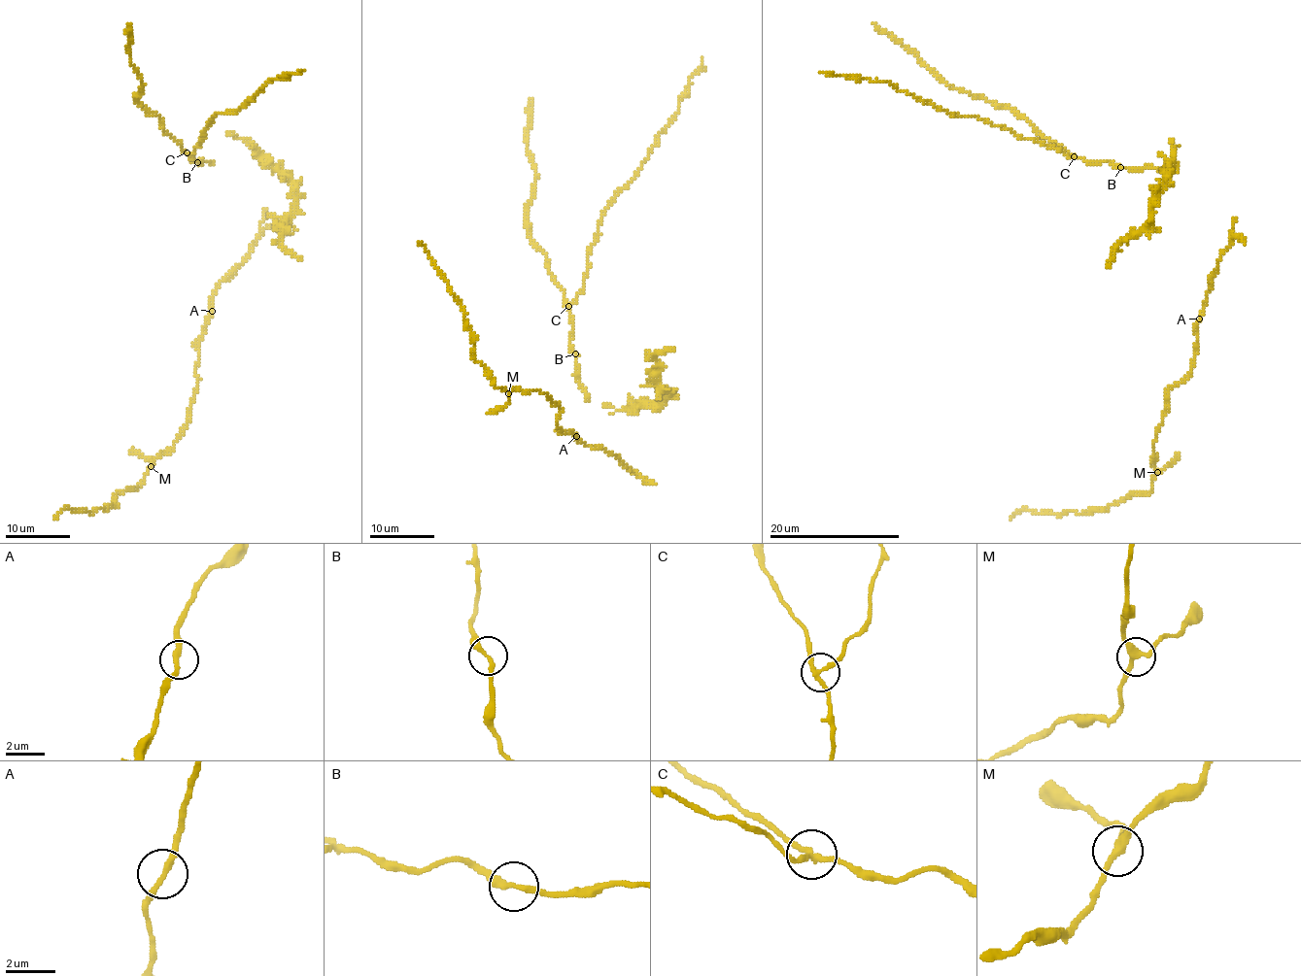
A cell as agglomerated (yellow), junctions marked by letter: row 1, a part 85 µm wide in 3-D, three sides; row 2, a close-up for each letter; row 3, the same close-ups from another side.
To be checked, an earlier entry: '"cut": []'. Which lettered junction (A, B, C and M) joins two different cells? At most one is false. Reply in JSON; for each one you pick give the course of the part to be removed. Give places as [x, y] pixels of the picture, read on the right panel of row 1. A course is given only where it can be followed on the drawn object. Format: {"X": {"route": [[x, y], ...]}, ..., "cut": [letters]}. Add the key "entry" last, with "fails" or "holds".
{"C": {"route": [[1074, 157], [974, 117], [948, 114], [887, 83], [820, 72]]}, "cut": ["C"], "entry": "fails"}

